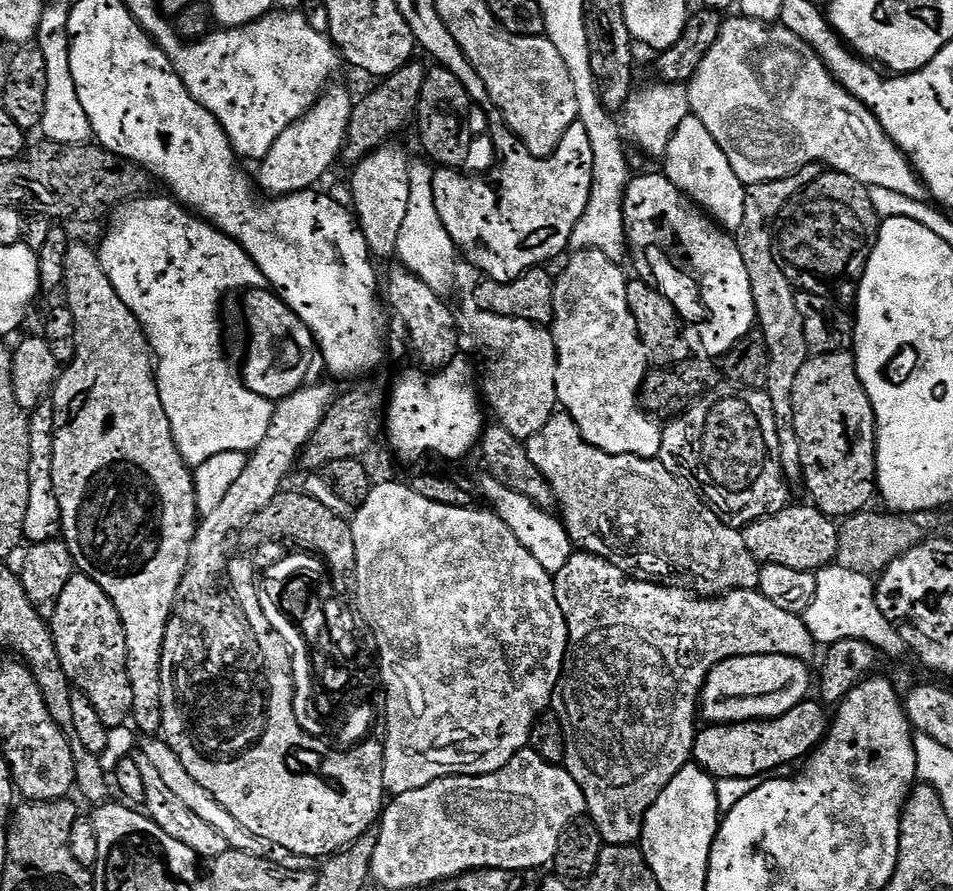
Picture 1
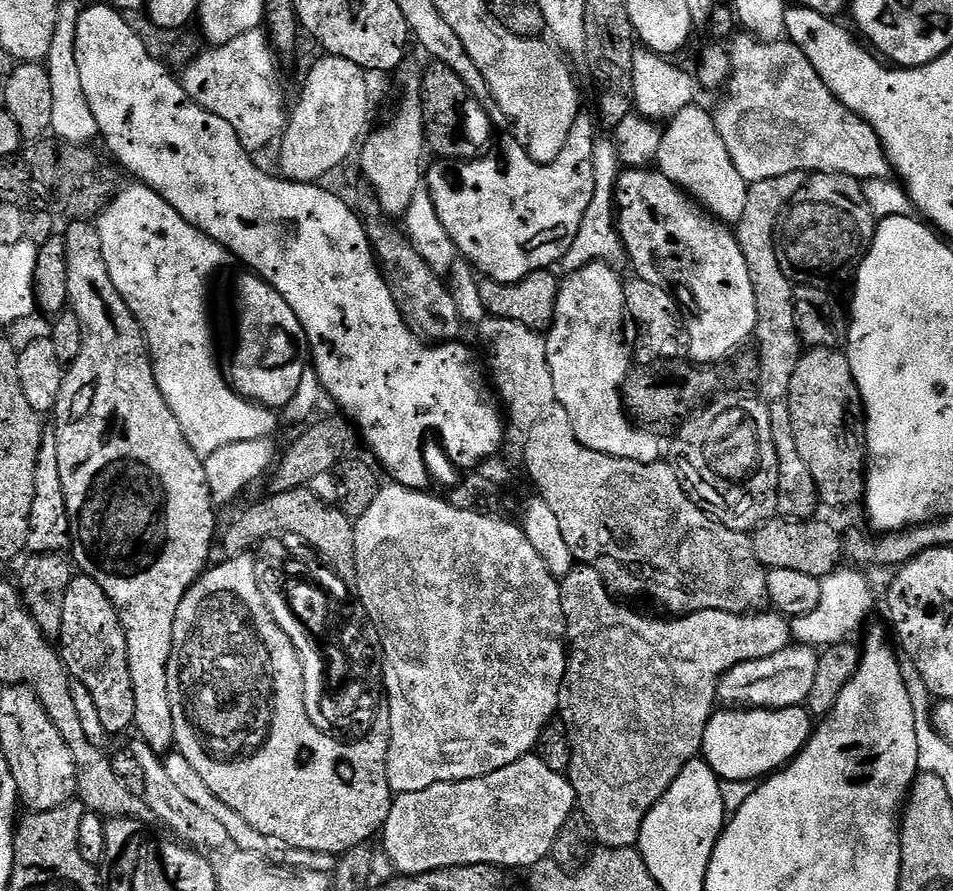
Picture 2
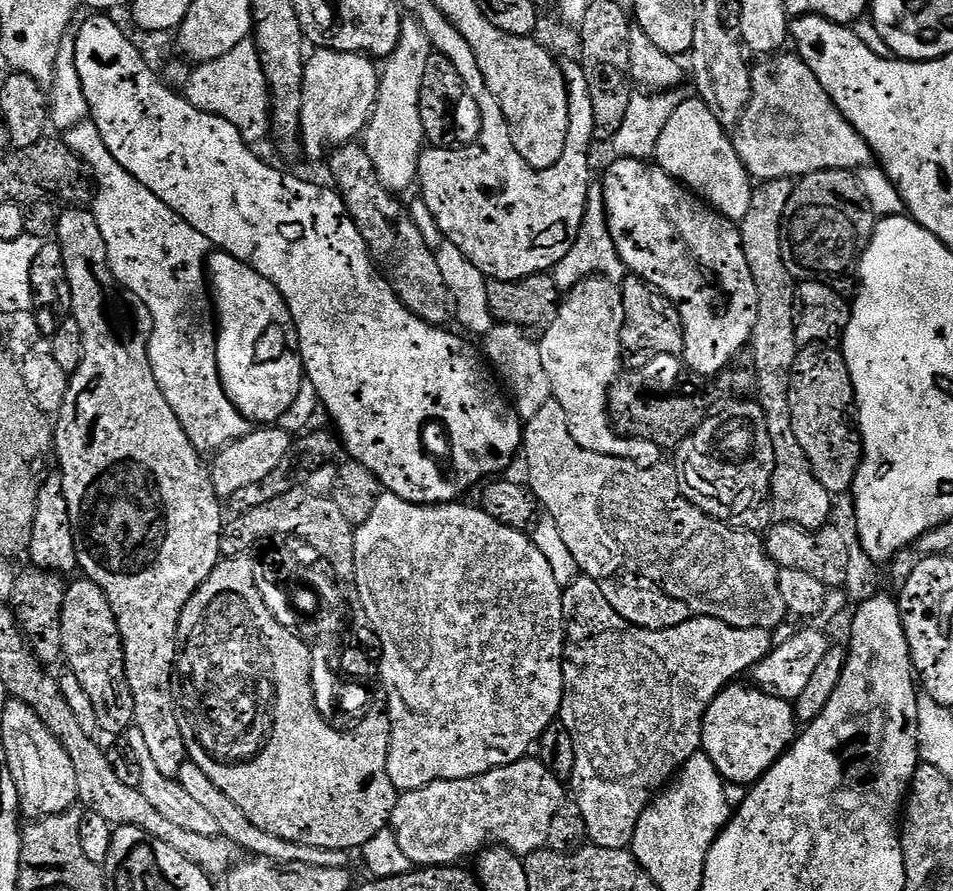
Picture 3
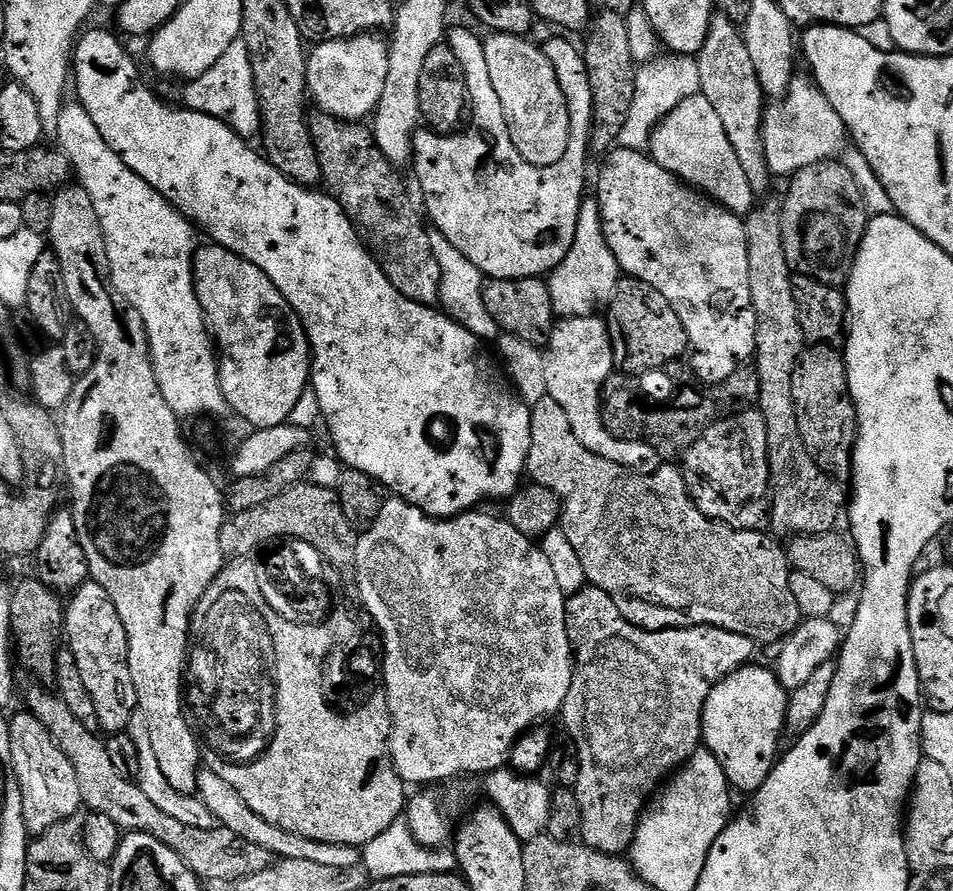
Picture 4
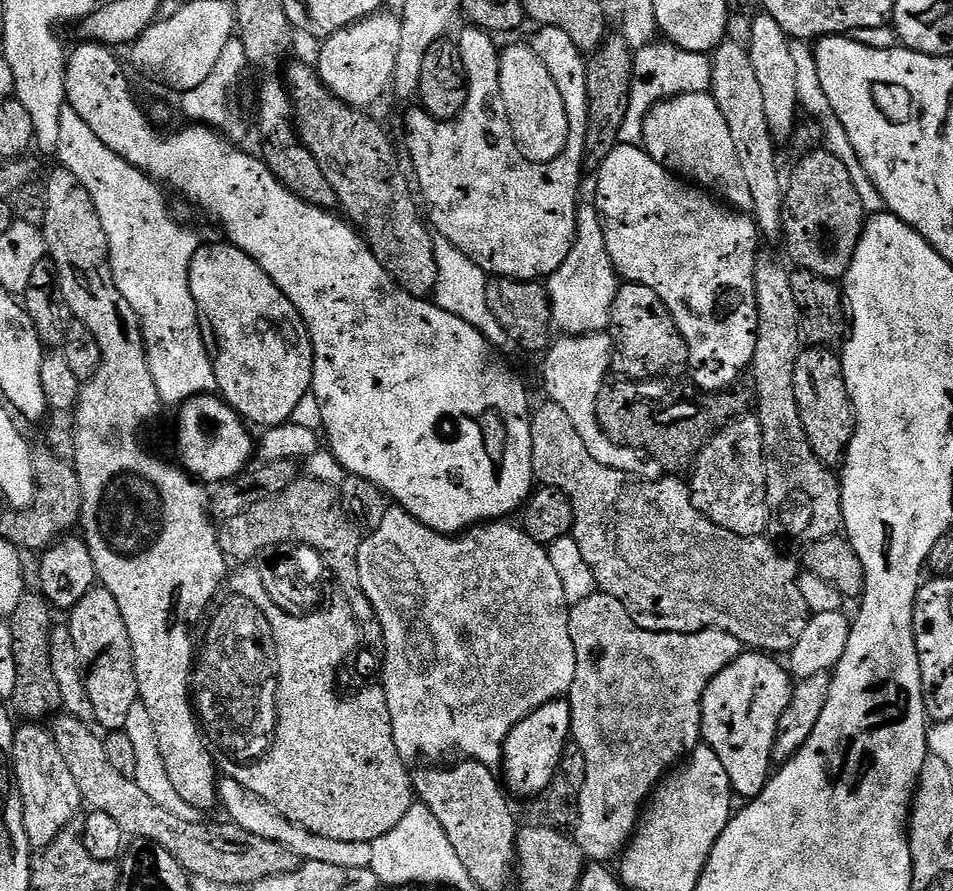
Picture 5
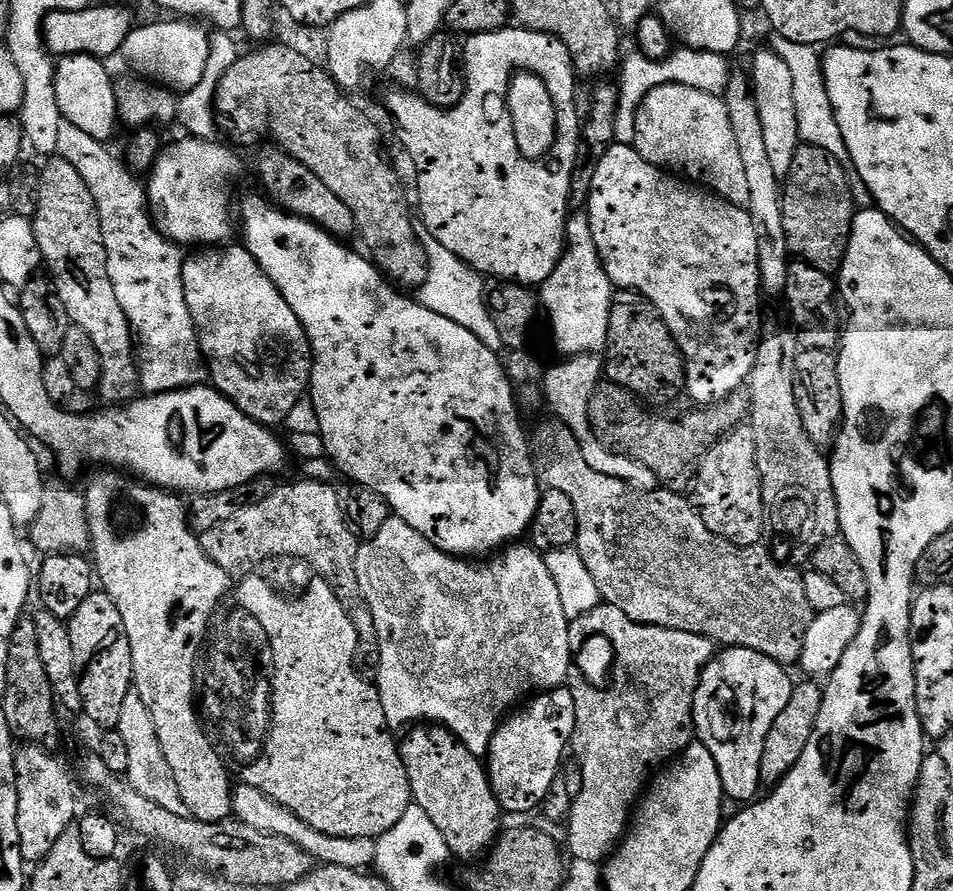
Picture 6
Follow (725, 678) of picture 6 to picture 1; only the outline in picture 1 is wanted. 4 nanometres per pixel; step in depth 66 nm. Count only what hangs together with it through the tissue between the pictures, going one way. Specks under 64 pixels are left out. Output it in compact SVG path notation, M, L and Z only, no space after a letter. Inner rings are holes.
M806 698L794 706L794 710L773 720L748 720L745 724L708 724L701 727L692 747L692 760L716 780L770 774L783 763L803 761L820 745L830 723L829 717L824 717L825 705L813 700Z

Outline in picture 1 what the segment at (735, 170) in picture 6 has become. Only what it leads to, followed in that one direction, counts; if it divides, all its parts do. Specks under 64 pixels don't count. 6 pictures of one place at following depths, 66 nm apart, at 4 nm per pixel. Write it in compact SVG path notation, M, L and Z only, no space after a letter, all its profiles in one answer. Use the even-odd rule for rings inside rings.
M688 115L674 130L674 134L669 140L669 148L662 159L662 165L664 165L664 168L662 167L663 175L668 176L670 182L674 186L678 186L680 192L692 199L697 208L707 212L725 232L734 234L738 230L738 226L742 226L742 218L746 215L747 187L740 181L738 174L734 174L734 169L730 167L730 160L726 158L726 154L722 154L722 146L718 146L718 142L714 142L710 130L706 130L706 126L702 126L702 122L697 116Z

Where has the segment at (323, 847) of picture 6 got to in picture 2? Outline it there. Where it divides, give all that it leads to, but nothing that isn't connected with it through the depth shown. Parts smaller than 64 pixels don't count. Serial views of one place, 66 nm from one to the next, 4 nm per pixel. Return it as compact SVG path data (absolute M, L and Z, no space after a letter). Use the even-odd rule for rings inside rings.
M173 750L167 753L163 757L163 762L166 778L170 778L170 782L174 782L174 790L178 790L178 794L182 794L182 798L194 802L194 806L198 806L198 810L210 814L210 818L214 818L214 822L222 822L222 826L228 835L229 845L233 849L250 854L262 854L262 858L266 858L271 864L281 864L294 870L318 870L329 874L335 873L336 856L331 856L325 852L315 852L314 850L291 848L286 846L286 842L278 842L278 838L258 834L258 830L254 830L254 826L250 826L250 822L246 822L246 818L242 818L242 814L234 814L234 810L230 810L230 806L226 806L226 802L222 802L213 794L210 786L206 786L206 782L202 782L202 778L194 770L194 766L190 766L190 762L186 762L186 758L182 758L180 752Z

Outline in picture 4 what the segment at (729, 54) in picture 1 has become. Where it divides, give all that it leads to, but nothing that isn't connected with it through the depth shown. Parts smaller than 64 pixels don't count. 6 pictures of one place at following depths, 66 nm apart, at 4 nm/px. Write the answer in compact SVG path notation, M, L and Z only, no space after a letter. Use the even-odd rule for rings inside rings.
M793 75L787 92L769 103L764 110L764 125L760 127L762 146L769 173L773 177L788 178L806 166L839 157L845 151L849 139L848 129L842 118L838 118L838 110L834 110L815 83L807 75L804 76Z

